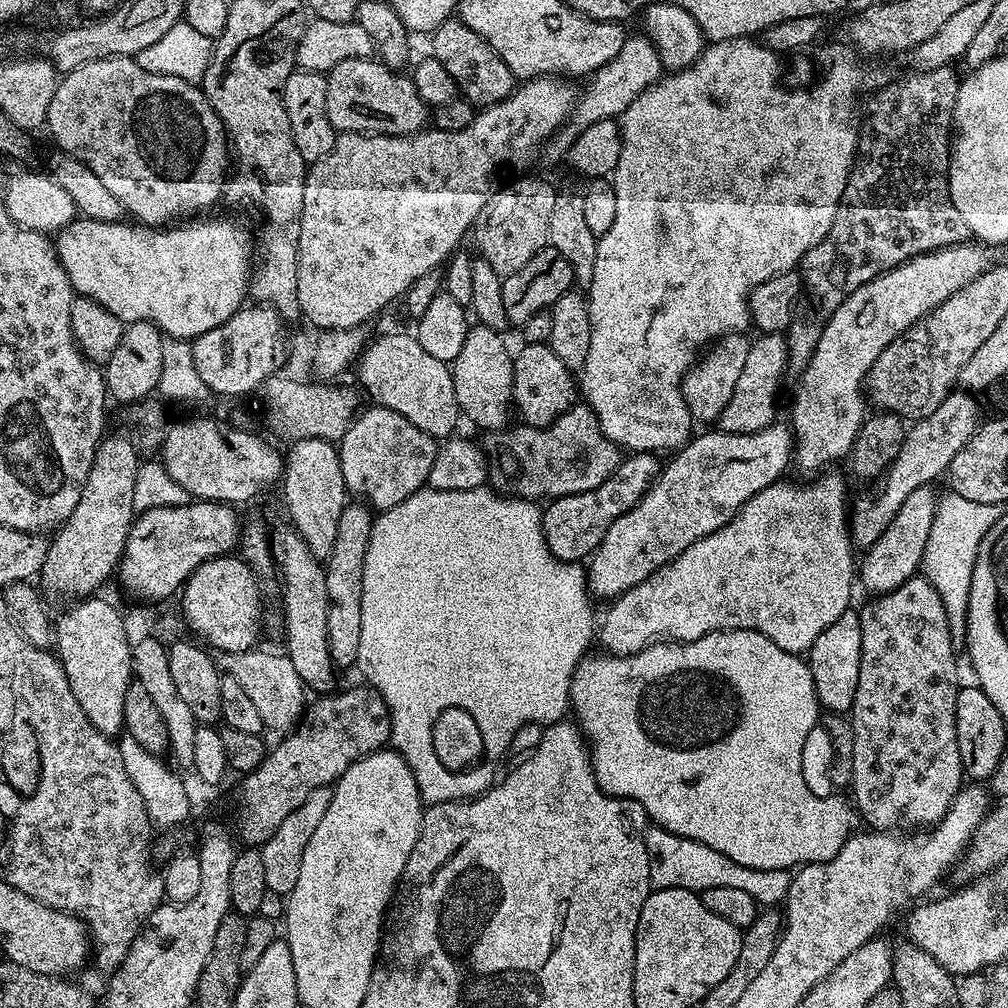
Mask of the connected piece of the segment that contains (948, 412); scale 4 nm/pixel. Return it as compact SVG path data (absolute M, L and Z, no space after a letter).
M953 390L926 418L915 421L905 431L902 450L898 450L898 458L889 464L887 472L882 477L884 485L880 488L880 493L873 500L855 501L850 512L850 535L857 545L861 544L861 549L867 550L871 544L878 542L882 538L882 530L894 522L894 514L898 514L902 502L906 502L909 494L914 494L914 490L929 487L933 482L947 473L950 462L954 462L954 454L970 442L970 438L980 427L980 408L976 405L977 397L967 390Z

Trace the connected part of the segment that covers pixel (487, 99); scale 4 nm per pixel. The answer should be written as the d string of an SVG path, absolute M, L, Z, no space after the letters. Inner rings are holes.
M459 18L442 21L435 32L431 33L430 40L431 55L436 56L442 66L446 66L450 78L454 78L459 95L477 109L489 108L491 104L502 102L517 87L518 81L510 66L498 58L494 46L490 46L482 34L474 34L474 30L470 30L470 26L466 26L466 22Z

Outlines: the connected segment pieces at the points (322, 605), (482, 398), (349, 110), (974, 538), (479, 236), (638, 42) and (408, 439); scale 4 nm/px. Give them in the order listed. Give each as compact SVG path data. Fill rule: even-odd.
M283 522L276 529L271 529L270 543L272 546L272 559L275 567L278 569L278 576L280 572L280 580L284 583L284 636L288 639L288 648L286 647L286 654L290 658L290 662L294 662L294 670L298 670L298 678L304 680L305 685L309 689L312 688L316 691L316 694L328 694L337 687L336 675L338 675L338 669L332 662L332 655L330 654L330 642L328 641L328 635L326 634L326 614L328 613L328 595L326 594L326 574L324 573L325 565L318 559L314 558L314 554L310 554L310 546L306 546L306 542L298 534L298 530L292 527L291 523Z
M477 323L469 327L466 342L462 342L462 350L458 350L458 358L451 361L454 378L454 394L458 398L458 406L465 417L468 416L480 428L499 430L509 427L511 416L514 416L512 387L514 386L514 356L504 345L505 337L501 333L490 330L485 324Z
M350 58L346 62L338 62L338 66L327 73L327 78L326 114L337 133L366 132L374 136L410 136L429 123L429 105L418 98L418 90L411 75L395 68L387 68L379 59Z
M951 490L945 492L945 496L943 493L937 499L934 526L930 526L930 538L926 538L922 575L925 580L932 583L934 590L938 590L938 598L942 598L942 606L946 608L953 645L960 646L963 645L965 638L966 610L970 606L970 578L974 578L974 562L981 559L980 547L983 546L984 539L990 536L994 522L998 522L1006 508L1004 504L970 502L970 498L962 498L962 494Z
M527 176L513 179L495 192L490 202L482 206L474 225L479 255L498 270L501 278L522 270L522 266L548 244L550 214L554 210L557 189L536 176Z
M644 34L639 36L629 35L624 41L622 50L618 50L615 58L610 58L606 66L599 68L597 72L587 81L588 84L582 88L582 95L577 99L576 105L572 107L572 113L564 121L558 132L552 135L551 140L542 149L543 159L561 160L567 157L570 146L586 130L586 126L594 126L599 120L610 120L624 115L625 110L646 90L650 85L661 79L662 65L659 50L655 44Z
M365 407L357 415L346 430L344 437L338 441L340 465L342 466L342 478L346 482L349 493L353 497L363 498L369 508L383 510L398 506L398 502L410 498L410 494L414 494L427 485L430 466L434 466L438 444L433 437L418 430L418 426L414 426L414 422L406 422L406 418L402 418L402 414L389 408L371 407Z

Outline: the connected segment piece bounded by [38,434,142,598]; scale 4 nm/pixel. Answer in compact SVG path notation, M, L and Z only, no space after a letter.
M108 434L97 446L78 506L74 506L74 514L55 529L53 536L56 537L48 540L46 562L38 580L50 591L60 596L88 598L111 572L113 575L117 571L132 521L137 515L134 482L138 478L142 457L136 453L137 445L133 444L124 436Z

